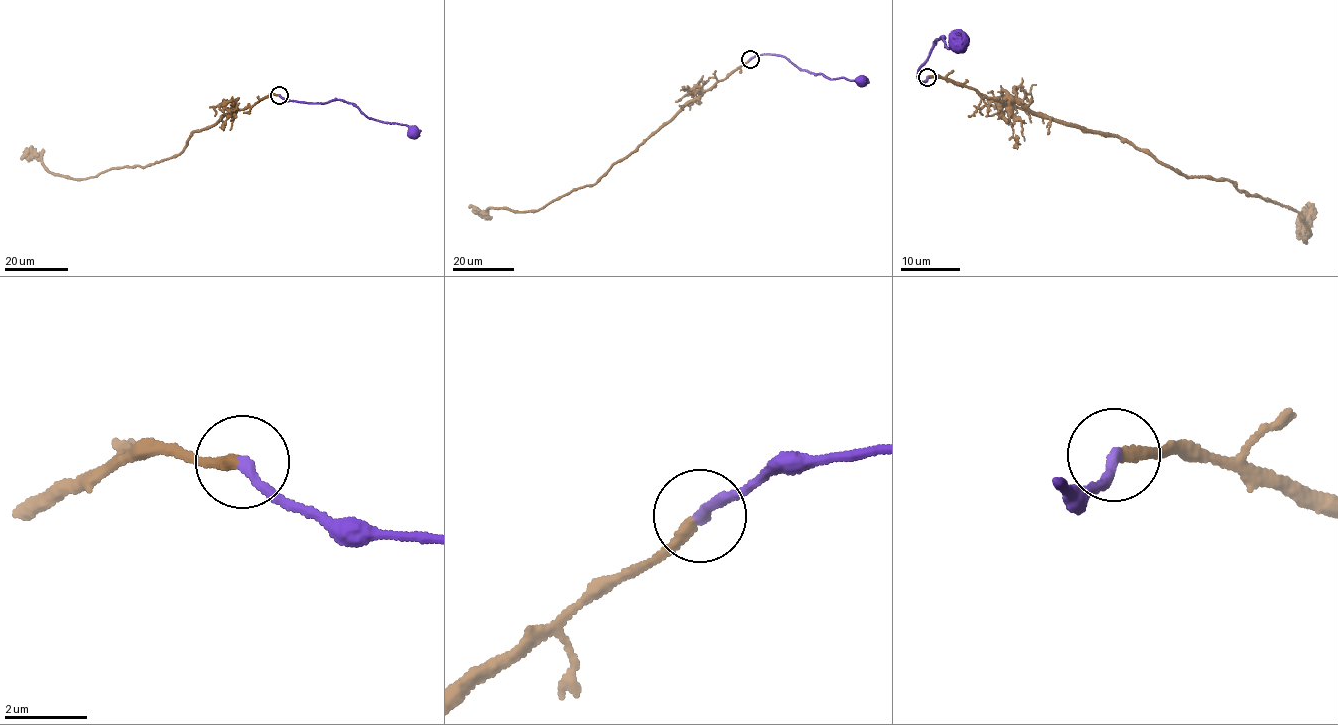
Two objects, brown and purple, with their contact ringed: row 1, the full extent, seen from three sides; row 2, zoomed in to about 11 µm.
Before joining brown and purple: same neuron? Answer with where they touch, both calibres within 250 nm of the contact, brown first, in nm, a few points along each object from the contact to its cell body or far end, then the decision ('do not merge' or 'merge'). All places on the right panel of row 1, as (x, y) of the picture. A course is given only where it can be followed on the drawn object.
(927, 77) | 280/240 nm | brown via (927, 77), (1123, 138), (1186, 176), (1233, 182), (1295, 211), (1311, 232), (1307, 243), (1309, 226), (1302, 238) | purple via (927, 77), (923, 82), (917, 69), (935, 38), (950, 48), (957, 46), (955, 34), (956, 41) | merge

